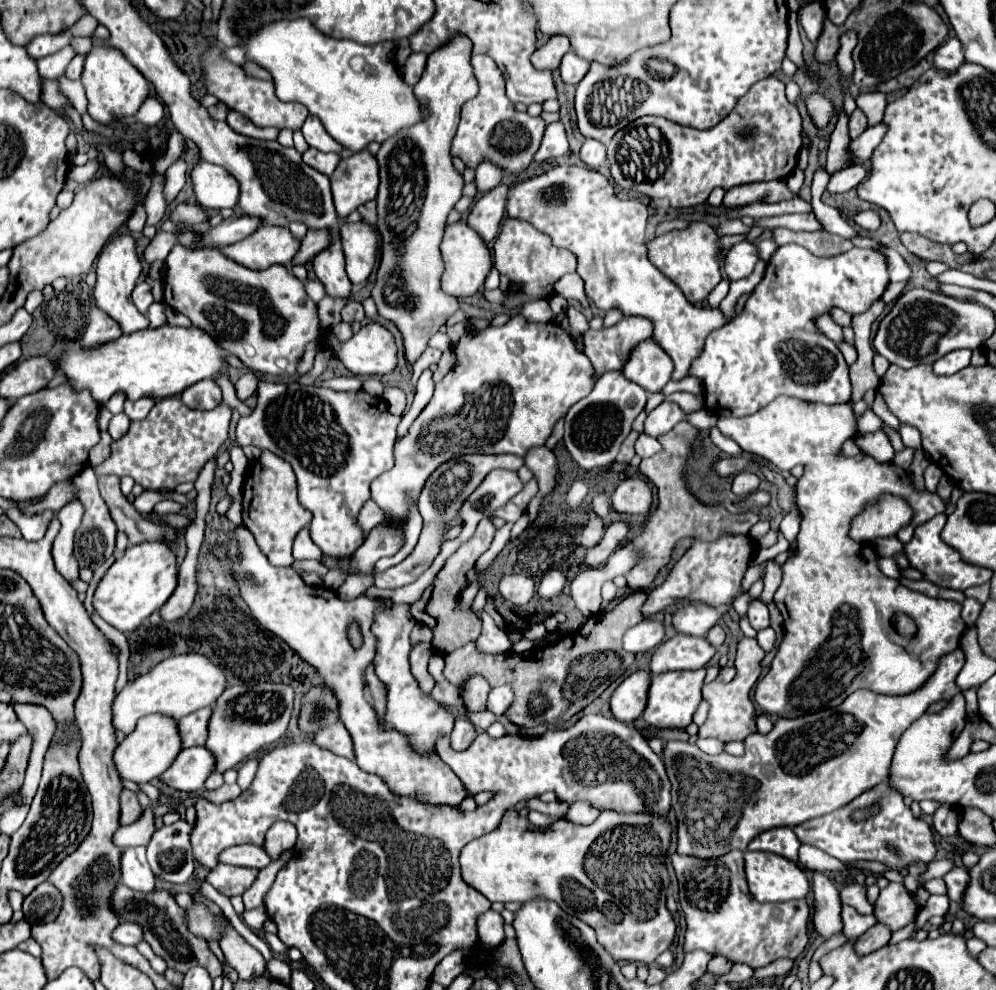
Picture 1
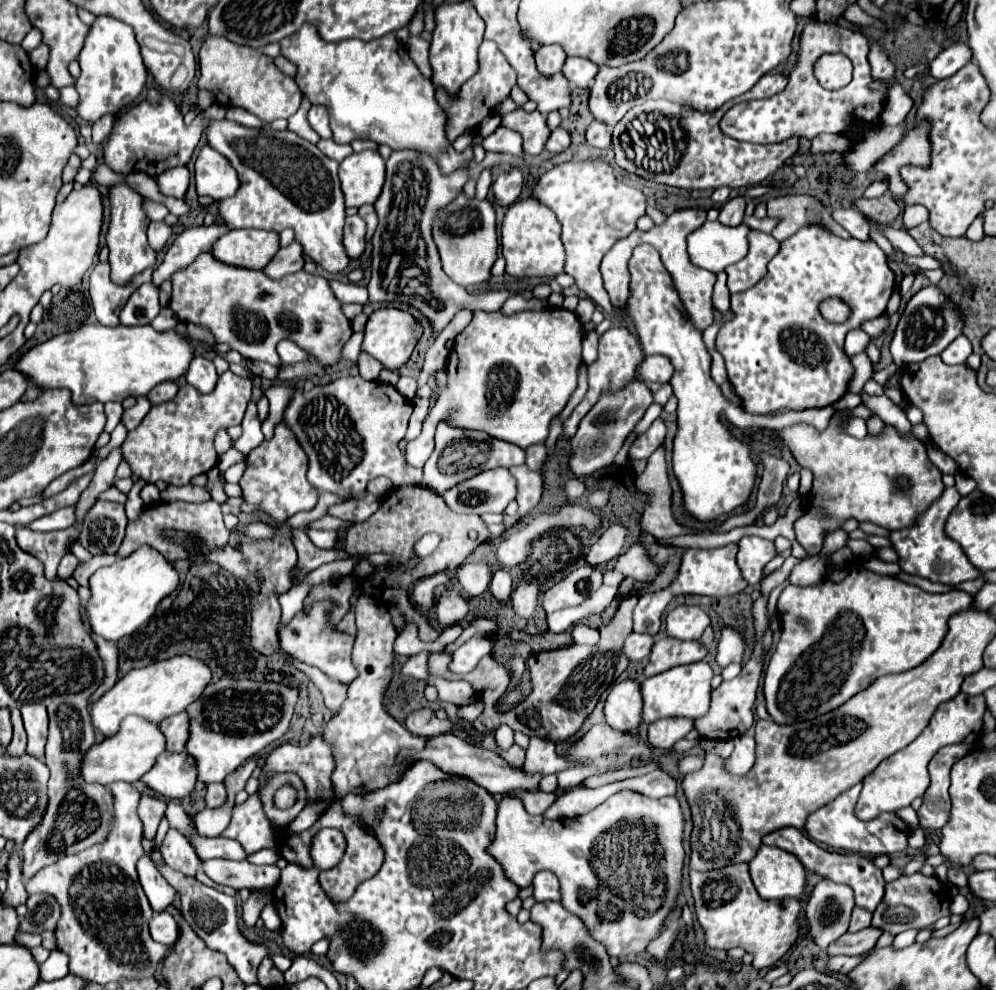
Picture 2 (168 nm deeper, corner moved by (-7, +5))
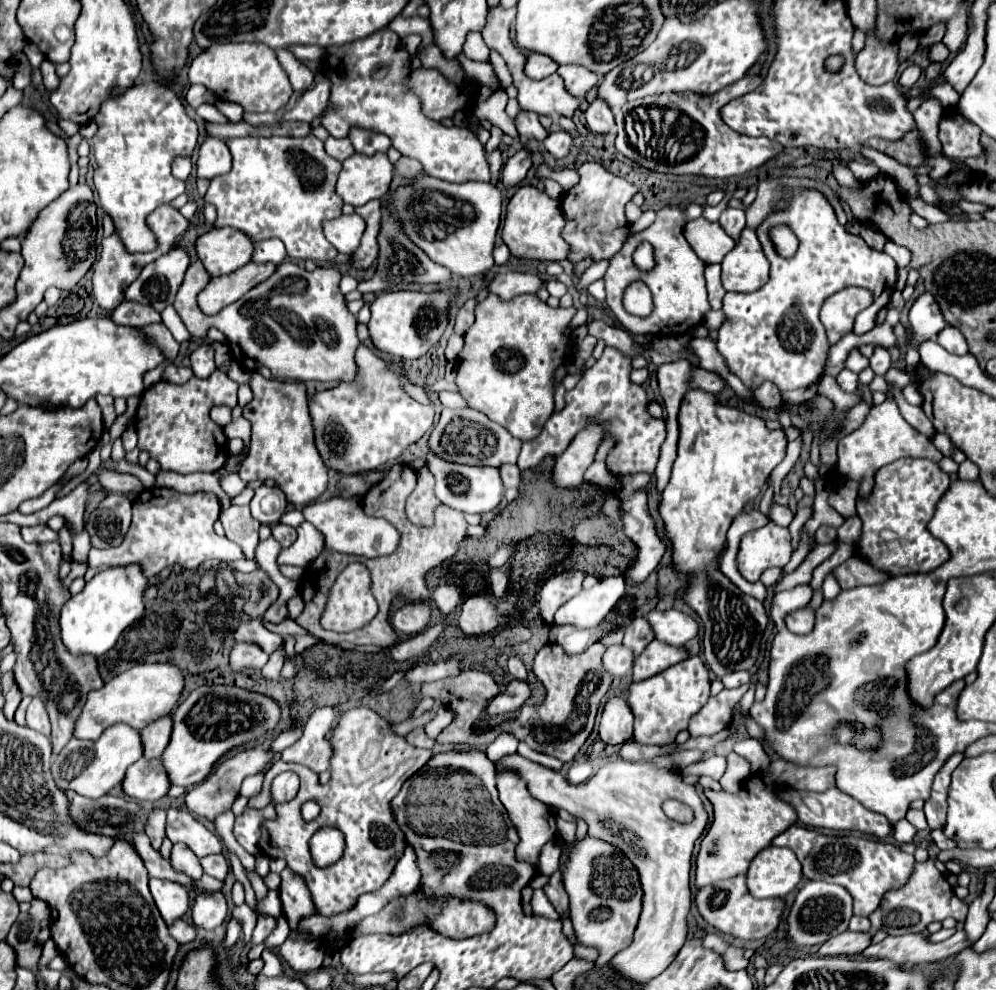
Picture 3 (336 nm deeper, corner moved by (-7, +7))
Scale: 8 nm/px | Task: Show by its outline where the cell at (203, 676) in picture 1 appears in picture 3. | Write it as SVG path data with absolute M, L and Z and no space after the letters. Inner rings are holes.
M144 663L116 675L102 689L90 691L86 705L74 725L74 737L78 739L98 739L102 731L114 723L126 723L134 729L144 729L152 721L166 717L182 693L184 677L176 665L168 663Z

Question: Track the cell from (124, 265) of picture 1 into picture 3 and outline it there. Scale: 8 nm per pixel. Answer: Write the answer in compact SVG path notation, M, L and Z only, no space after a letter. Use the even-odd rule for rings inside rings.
M156 81L136 83L130 89L124 89L120 95L108 97L102 103L102 109L94 115L94 121L98 125L98 131L92 139L98 163L98 169L94 171L94 185L100 195L100 205L114 219L114 227L130 253L154 251L158 241L146 225L146 215L152 213L158 205L168 203L184 193L184 181L174 179L170 173L170 163L178 155L192 155L198 143L198 125L186 115L184 105L174 95L174 91L158 85Z

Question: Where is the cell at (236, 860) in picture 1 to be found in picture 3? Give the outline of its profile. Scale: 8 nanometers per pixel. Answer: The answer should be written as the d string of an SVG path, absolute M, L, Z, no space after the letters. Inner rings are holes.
M170 807L166 833L172 843L186 843L198 857L222 853L222 841L208 827L204 827L190 811Z

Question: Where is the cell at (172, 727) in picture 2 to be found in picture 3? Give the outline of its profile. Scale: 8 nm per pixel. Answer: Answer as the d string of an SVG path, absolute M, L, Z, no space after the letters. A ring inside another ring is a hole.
M162 717L162 719L150 723L150 725L148 725L146 729L142 729L140 733L142 733L144 757L146 757L146 759L160 757L162 751L166 749L166 745L168 745L168 741L170 741L172 719L170 719L170 717Z

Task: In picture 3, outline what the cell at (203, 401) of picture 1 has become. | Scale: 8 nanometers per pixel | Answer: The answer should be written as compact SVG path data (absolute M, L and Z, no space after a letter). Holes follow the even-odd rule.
M210 343L200 345L198 349L192 351L190 361L192 361L192 369L194 369L196 377L200 377L200 379L210 377L210 373L216 369L216 365L214 365L214 347Z

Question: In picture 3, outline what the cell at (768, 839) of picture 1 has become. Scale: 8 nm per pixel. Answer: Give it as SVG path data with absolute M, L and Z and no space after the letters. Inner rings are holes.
M790 825L784 833L774 837L772 845L788 847L796 853L798 861L802 863L804 877L820 879L828 883L842 885L854 897L854 915L868 917L880 905L884 893L892 889L900 889L914 871L914 857L904 853L894 843L882 843L874 839L864 839L858 835L824 835L816 829L804 825Z

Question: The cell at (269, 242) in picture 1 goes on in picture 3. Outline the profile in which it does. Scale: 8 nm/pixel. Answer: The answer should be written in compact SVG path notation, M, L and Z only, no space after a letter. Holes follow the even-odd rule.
M212 229L194 243L198 259L212 277L228 275L246 265L254 253L254 243L238 229Z

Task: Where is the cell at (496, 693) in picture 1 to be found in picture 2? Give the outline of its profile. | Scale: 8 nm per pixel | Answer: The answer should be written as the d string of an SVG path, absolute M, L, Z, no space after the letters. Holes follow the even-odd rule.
M474 699L470 705L464 705L464 707L460 707L460 719L464 719L464 721L474 721L480 713L484 711L484 701L482 699Z

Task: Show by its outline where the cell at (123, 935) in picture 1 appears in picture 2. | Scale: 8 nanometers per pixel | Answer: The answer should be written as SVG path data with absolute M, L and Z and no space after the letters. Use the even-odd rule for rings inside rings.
M154 913L150 919L150 937L168 947L178 939L178 925L170 913Z

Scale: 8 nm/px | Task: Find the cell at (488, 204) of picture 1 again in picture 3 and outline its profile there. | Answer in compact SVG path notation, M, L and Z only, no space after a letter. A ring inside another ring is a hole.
M520 149L518 153L514 153L508 163L502 169L502 183L504 187L516 187L520 185L520 181L526 177L528 169L532 167L532 155L528 149Z

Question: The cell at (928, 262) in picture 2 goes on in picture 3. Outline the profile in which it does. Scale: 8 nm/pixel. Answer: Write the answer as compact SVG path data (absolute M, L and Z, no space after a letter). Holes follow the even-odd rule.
M888 241L886 247L884 247L884 251L896 261L898 267L908 267L910 265L910 251L906 247L900 247L900 245Z

